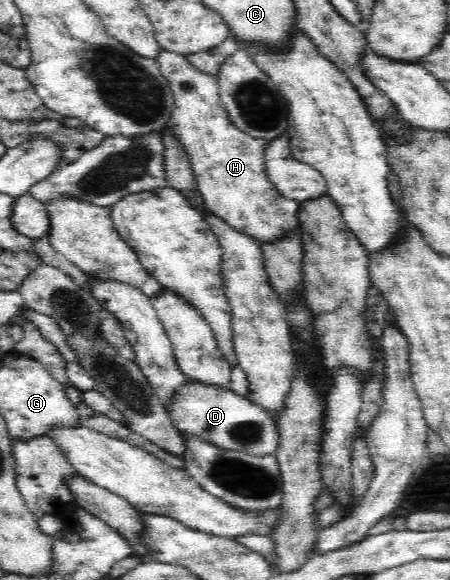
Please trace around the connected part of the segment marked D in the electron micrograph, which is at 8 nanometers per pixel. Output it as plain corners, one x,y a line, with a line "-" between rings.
189,380
183,394
175,399
171,420
178,429
199,434
224,449
244,450
256,455
274,454
278,445
277,426
259,407
249,403
247,398
226,390
208,389

